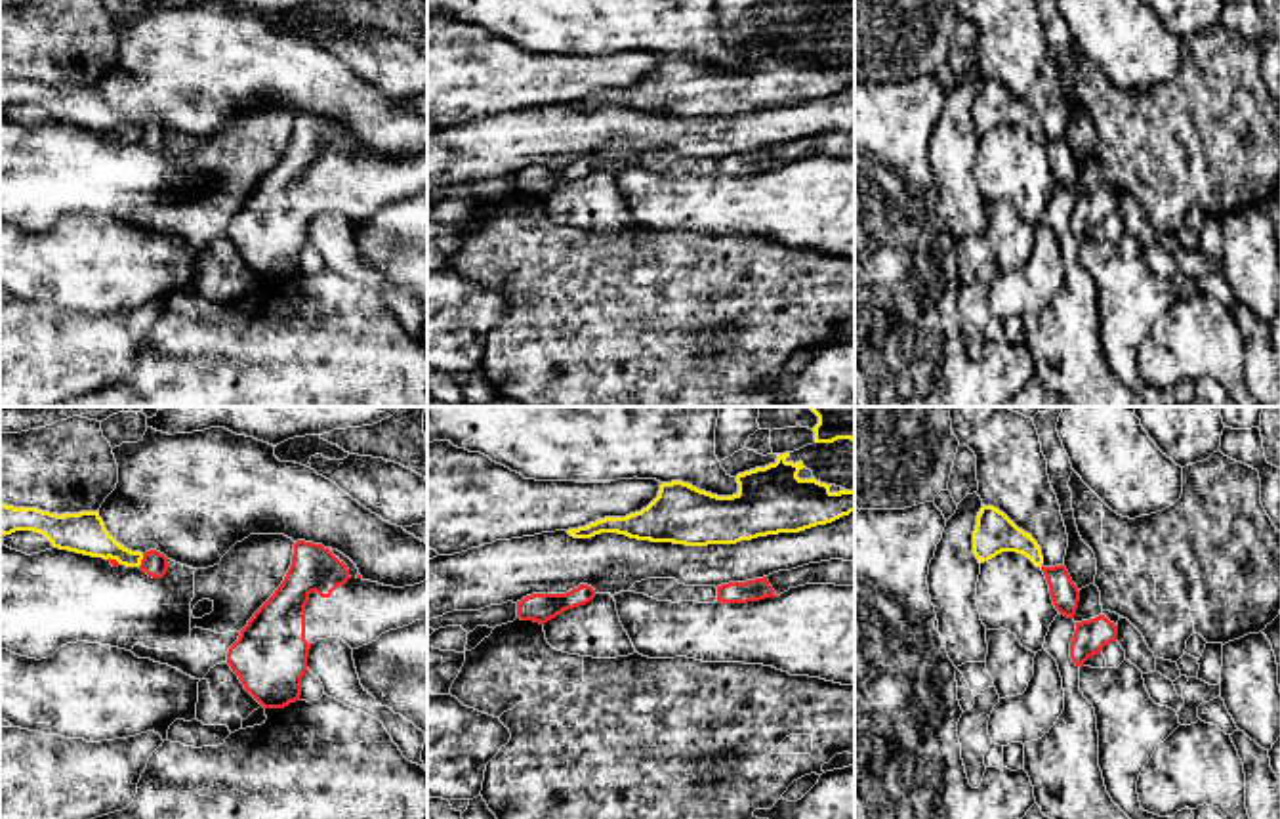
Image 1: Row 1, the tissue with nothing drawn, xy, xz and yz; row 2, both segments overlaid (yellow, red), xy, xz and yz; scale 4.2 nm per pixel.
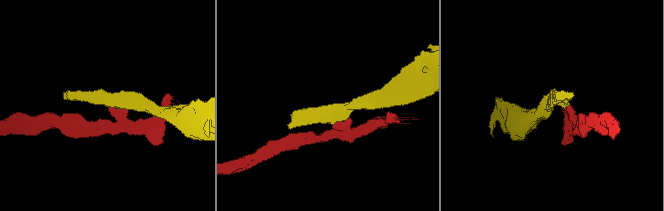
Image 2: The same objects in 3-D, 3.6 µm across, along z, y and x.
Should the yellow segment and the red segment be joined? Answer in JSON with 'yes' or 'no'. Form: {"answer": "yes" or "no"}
{"answer": "no"}

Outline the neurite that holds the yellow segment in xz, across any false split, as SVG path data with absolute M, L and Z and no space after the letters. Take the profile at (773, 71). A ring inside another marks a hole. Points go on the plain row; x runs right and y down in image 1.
M790 25L776 29L774 36L738 46L738 65L733 69L717 69L683 53L662 55L658 69L641 84L626 90L605 90L567 105L574 111L618 105L637 113L685 118L736 116L767 107L799 105L855 84L855 63L832 65L832 57L815 50L799 52L797 46L805 40L803 34L788 34Z

